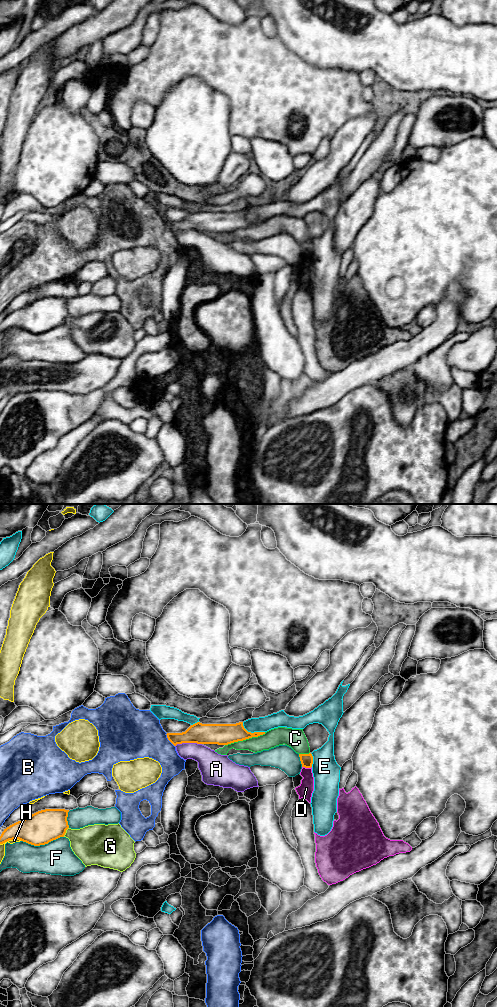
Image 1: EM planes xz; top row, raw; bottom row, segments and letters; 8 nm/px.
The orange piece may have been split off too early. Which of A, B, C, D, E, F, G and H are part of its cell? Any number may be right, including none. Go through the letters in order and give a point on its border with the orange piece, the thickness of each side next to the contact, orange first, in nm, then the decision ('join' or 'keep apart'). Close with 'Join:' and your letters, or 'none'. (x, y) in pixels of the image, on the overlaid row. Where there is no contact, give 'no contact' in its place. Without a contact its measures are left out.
A: meets orange in xz at (188, 742); 170 nm thick on the orange side, 200 nm on the other; keep apart
B: meets orange in xz at (168, 739); 160 nm thick on the orange side, 380 nm on the other; keep apart
C: meets orange in xz at (245, 739); 180 nm thick on the orange side, 140 nm on the other; keep apart
D: meets orange in xz at (307, 767); 100 nm thick on the orange side, 120 nm on the other; keep apart
E: meets orange in xz at (252, 733); 180 nm thick on the orange side, 130 nm on the other; keep apart
F: meets orange in xz at (42, 844); 260 nm thick on the orange side, 280 nm on the other; keep apart
G: meets orange in xz at (65, 832); 260 nm thick on the orange side, 320 nm on the other; keep apart
H: meets orange in xz at (10, 839); 260 nm thick on the orange side, 50 nm on the other; keep apart
Join: none

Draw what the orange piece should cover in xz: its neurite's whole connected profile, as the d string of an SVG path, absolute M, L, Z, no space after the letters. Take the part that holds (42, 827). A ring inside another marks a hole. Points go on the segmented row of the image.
M45 809L18 821L2 832L0 844L19 839L34 846L48 844L64 837L69 828L67 817L69 810Z

